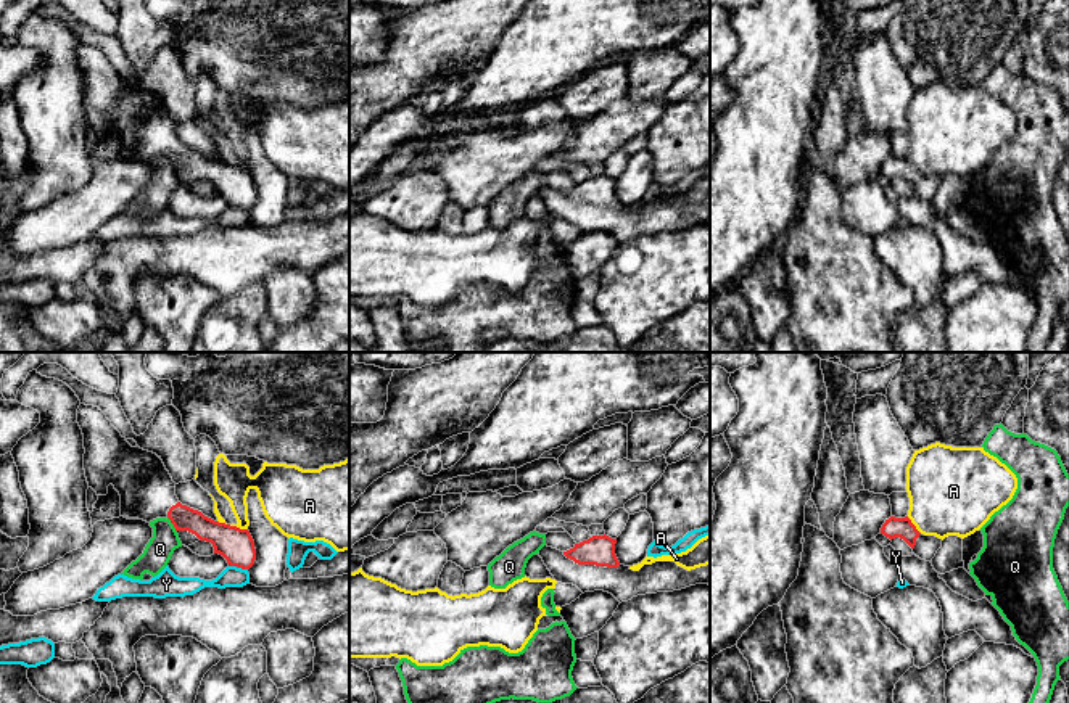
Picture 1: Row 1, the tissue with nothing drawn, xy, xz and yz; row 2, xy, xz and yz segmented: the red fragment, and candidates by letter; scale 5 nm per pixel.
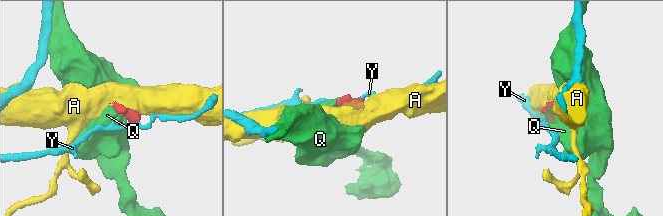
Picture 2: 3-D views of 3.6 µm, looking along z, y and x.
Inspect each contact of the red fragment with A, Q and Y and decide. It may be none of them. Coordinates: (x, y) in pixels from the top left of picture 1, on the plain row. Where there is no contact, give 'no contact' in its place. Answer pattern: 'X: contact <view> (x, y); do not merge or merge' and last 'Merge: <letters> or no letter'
A: contact xy (239, 168); do not merge
Q: contact xy (173, 163); do not merge
Y: contact xy (239, 206); do not merge
Merge: no letter

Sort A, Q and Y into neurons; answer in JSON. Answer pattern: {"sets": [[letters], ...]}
{"sets": [["A"], ["Q"], ["Y"]]}

